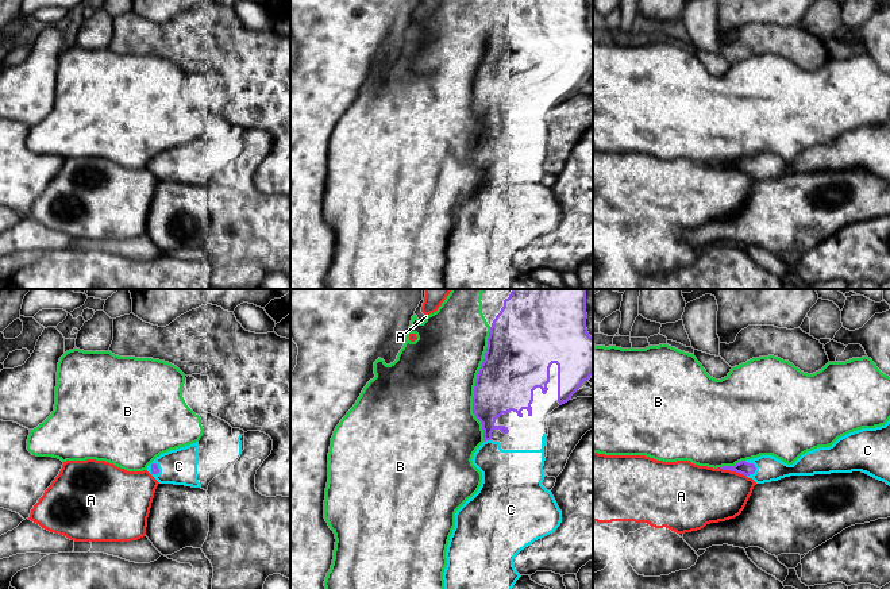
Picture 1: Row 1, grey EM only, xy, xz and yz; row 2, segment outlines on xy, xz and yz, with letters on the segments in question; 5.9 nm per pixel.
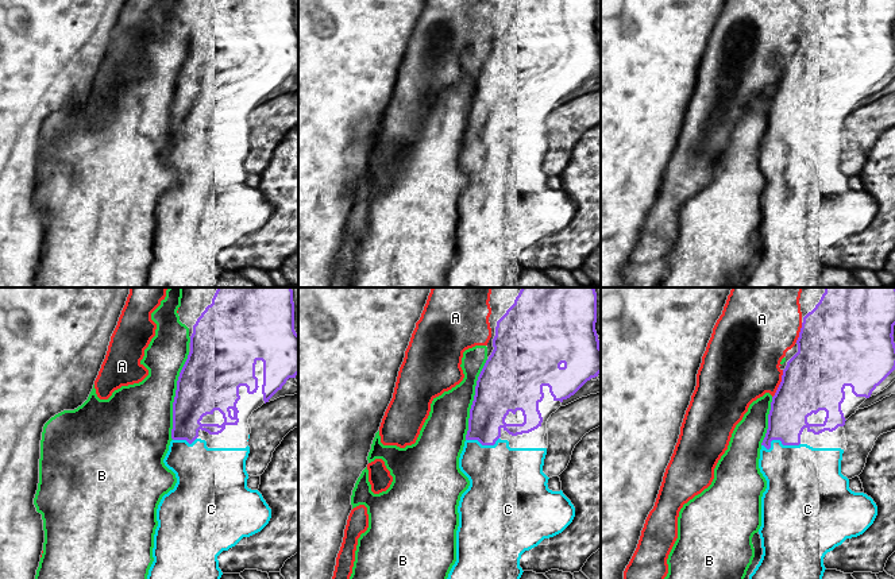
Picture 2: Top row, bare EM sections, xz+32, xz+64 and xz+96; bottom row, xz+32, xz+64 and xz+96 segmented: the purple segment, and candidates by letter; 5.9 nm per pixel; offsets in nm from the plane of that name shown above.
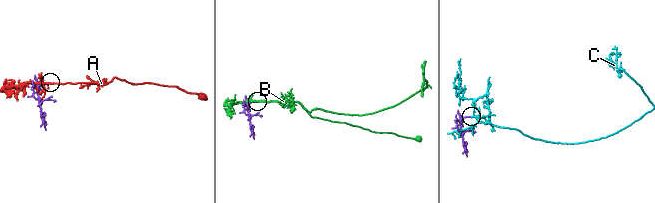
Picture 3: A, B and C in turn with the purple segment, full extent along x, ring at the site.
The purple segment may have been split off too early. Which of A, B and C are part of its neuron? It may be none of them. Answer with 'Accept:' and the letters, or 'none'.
Accept: C

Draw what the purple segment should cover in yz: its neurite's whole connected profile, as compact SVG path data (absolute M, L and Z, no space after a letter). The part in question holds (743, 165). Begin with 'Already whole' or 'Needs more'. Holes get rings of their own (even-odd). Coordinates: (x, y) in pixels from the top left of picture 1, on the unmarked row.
Needs more. M890 118L881 124L849 130L829 145L808 149L793 162L773 153L760 153L720 166L744 172L756 181L790 173L862 169L890 182Z

